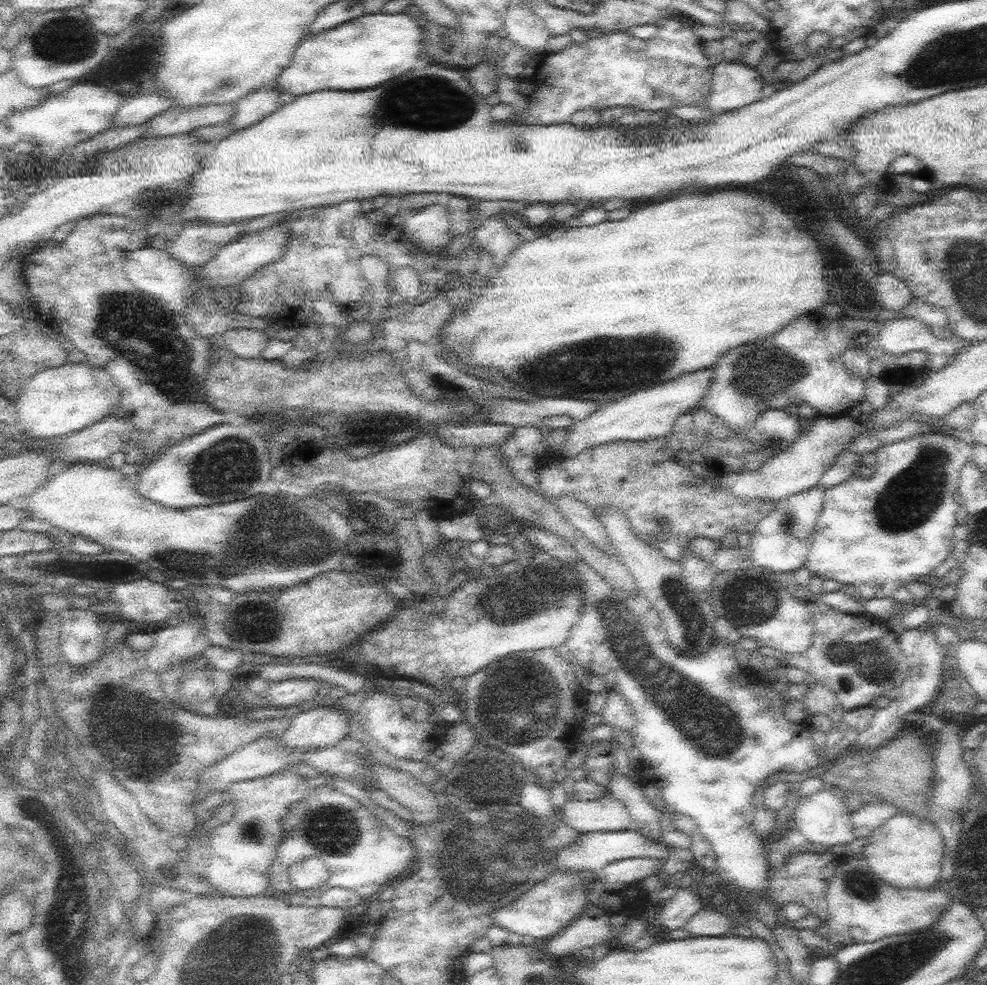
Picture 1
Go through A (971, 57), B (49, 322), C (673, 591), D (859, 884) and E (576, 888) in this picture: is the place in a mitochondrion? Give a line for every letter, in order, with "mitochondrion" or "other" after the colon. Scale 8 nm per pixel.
A: mitochondrion
B: other
C: mitochondrion
D: mitochondrion
E: mitochondrion

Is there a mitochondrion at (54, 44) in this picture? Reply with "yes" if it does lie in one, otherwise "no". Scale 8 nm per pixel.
yes

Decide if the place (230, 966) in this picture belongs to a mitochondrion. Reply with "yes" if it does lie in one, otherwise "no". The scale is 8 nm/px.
yes

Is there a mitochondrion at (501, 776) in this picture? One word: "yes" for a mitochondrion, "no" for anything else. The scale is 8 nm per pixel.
yes

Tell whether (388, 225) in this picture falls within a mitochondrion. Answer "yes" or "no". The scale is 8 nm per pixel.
no

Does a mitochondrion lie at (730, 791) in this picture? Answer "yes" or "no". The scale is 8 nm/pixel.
no

